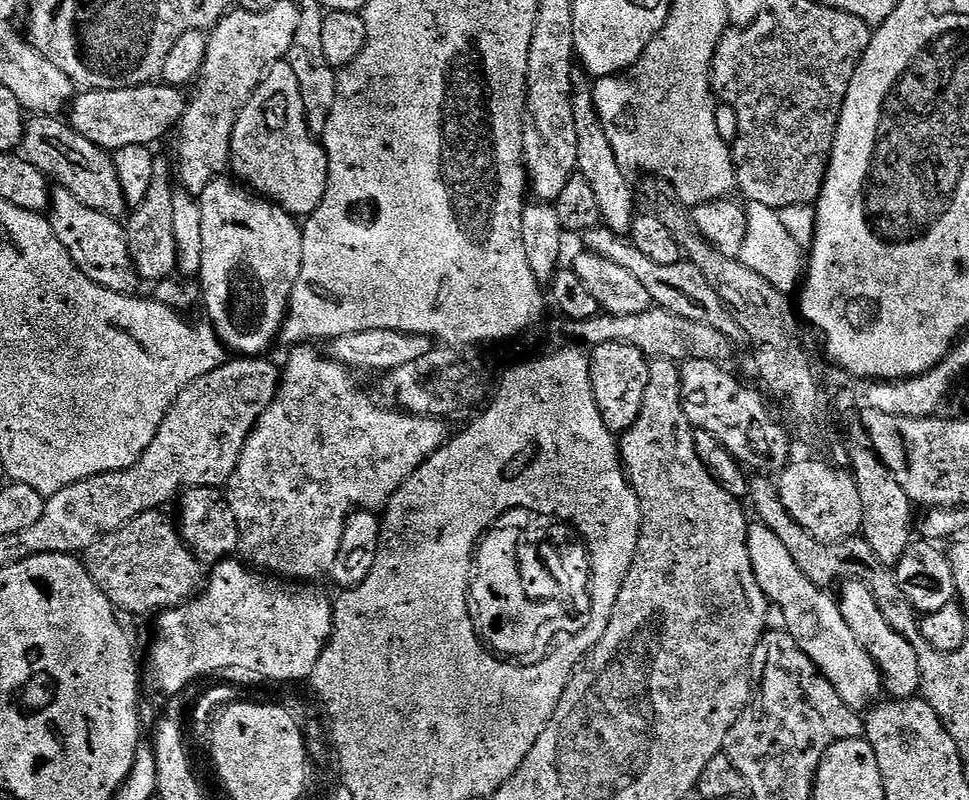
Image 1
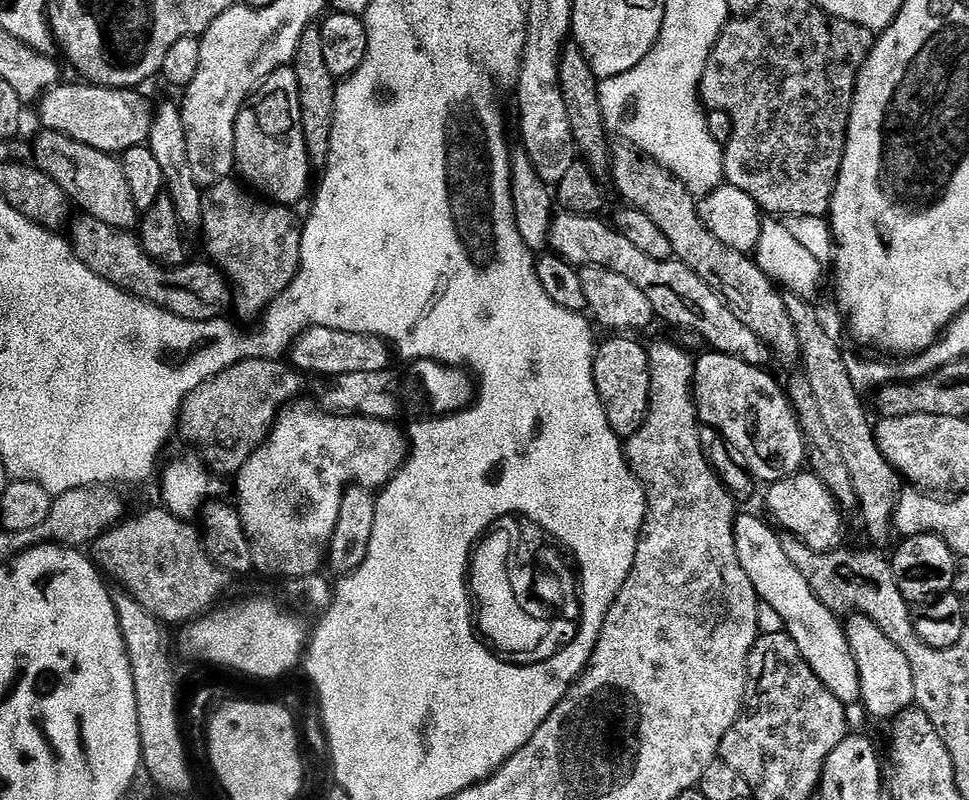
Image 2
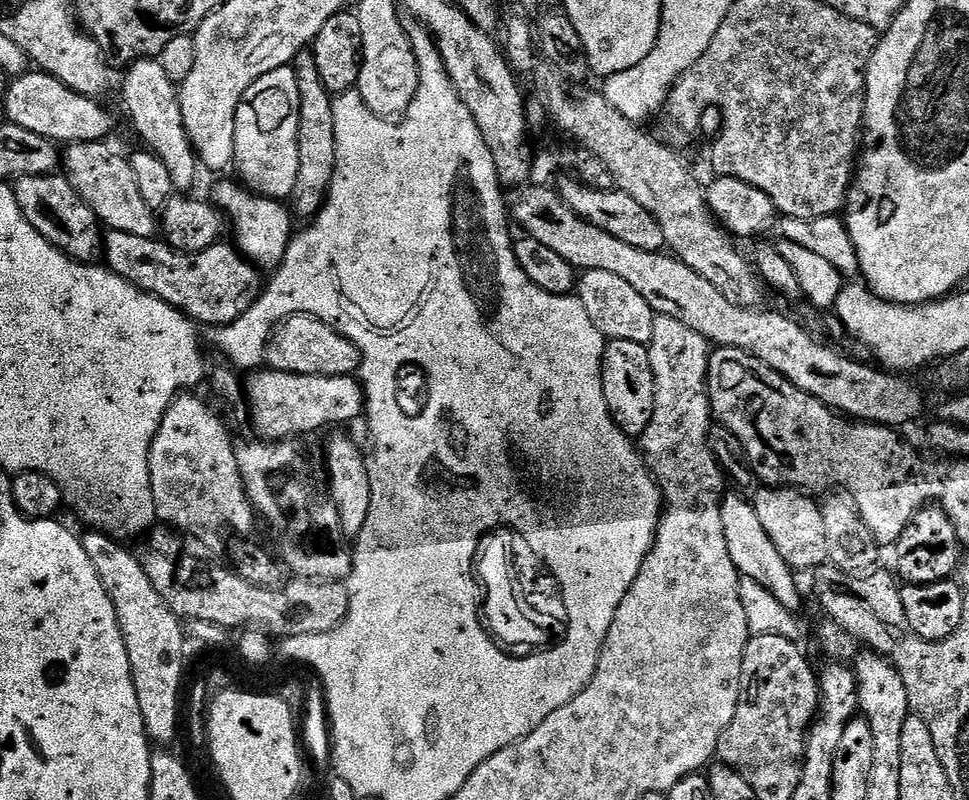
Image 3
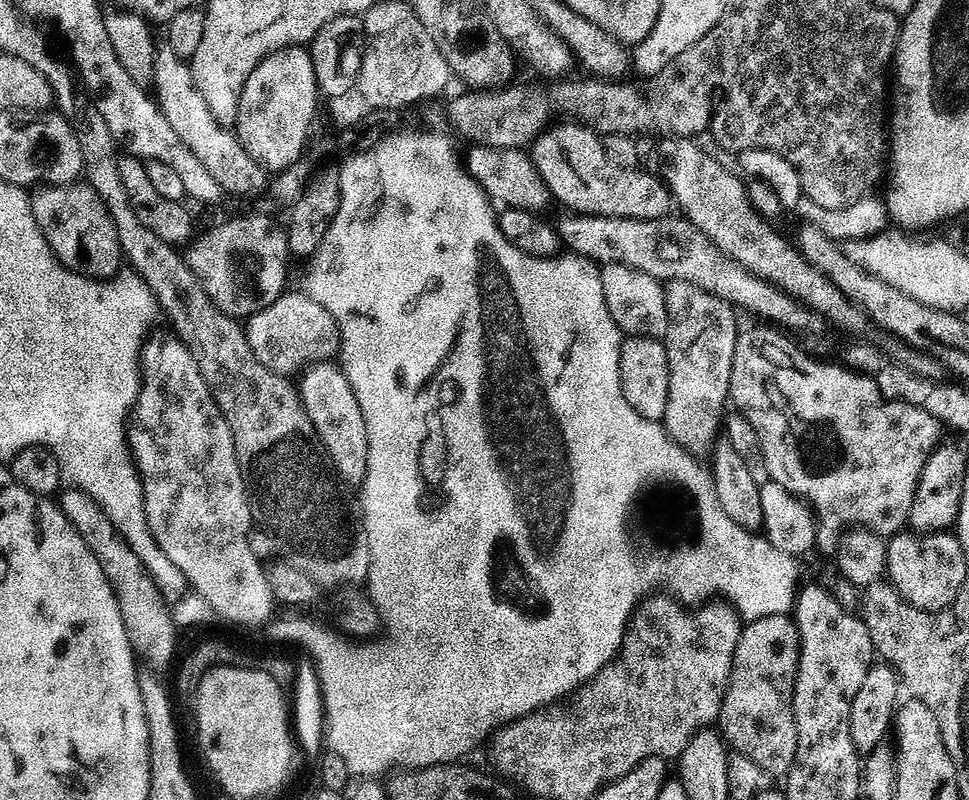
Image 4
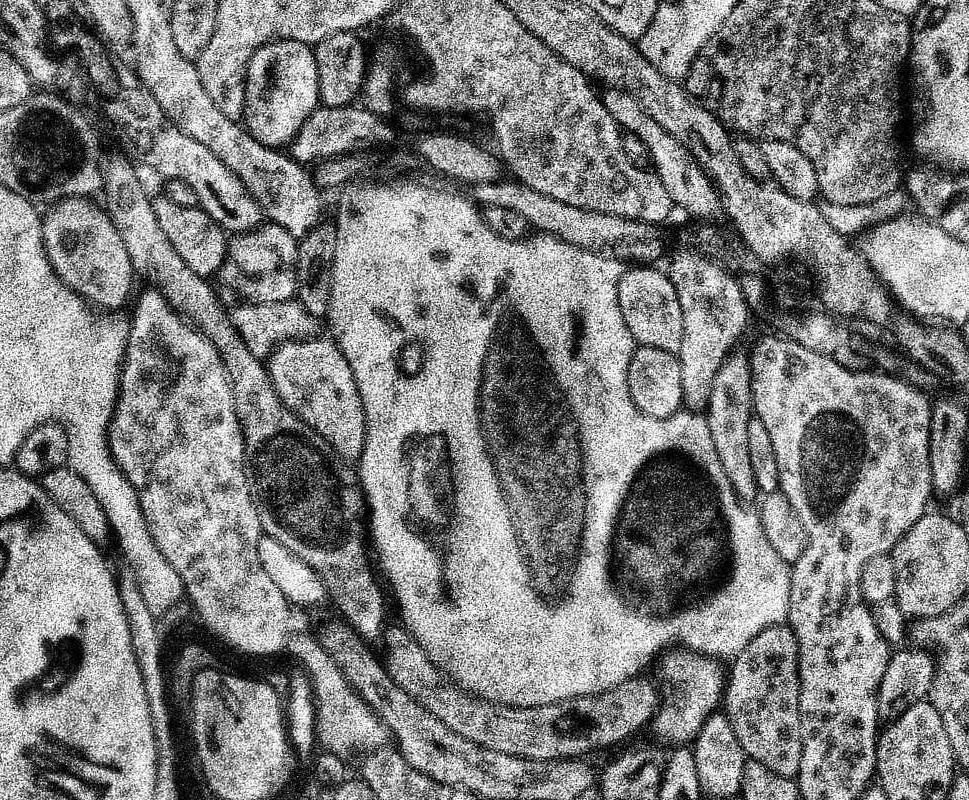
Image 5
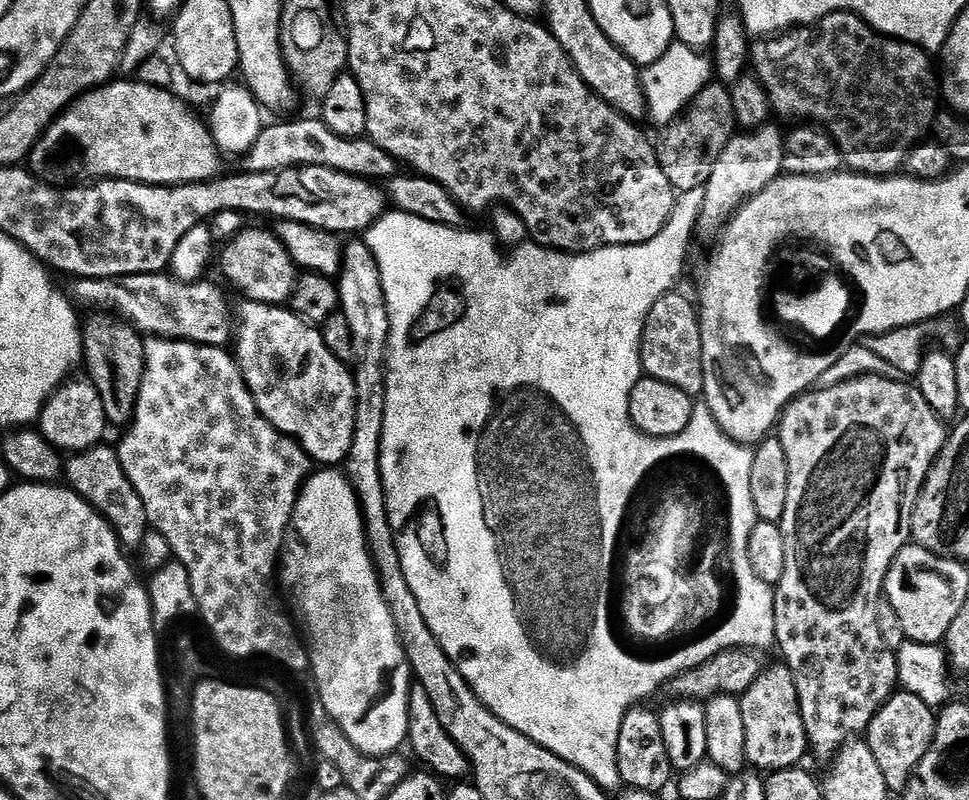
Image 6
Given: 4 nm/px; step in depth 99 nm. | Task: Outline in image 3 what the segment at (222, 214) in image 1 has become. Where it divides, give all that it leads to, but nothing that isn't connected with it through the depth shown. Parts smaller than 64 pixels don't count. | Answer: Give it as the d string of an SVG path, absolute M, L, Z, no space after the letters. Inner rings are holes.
M228 178L217 179L220 181L213 186L211 203L214 208L216 203L217 210L228 215L228 220L232 223L232 232L236 235L235 247L244 259L251 260L257 268L279 269L294 239L293 213L287 207L284 209L285 205L281 201L270 200L267 196L257 196L255 192L241 186L235 179L234 181L224 179Z

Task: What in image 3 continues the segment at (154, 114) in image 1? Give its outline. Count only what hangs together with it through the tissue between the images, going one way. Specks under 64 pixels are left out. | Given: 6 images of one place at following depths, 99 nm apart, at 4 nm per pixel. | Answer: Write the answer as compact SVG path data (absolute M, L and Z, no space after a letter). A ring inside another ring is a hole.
M31 71L13 79L8 88L8 116L13 124L22 126L34 134L53 142L90 144L103 141L112 132L112 116L91 96L83 96L70 90L58 78L47 72Z

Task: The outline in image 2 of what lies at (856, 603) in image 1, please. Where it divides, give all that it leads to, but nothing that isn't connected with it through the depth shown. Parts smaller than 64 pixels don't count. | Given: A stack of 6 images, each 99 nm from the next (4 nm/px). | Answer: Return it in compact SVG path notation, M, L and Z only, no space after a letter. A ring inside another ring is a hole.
M852 614L847 617L843 625L845 636L849 642L854 662L857 663L858 678L860 679L859 703L876 720L891 722L902 715L907 708L913 707L916 695L914 694L914 670L910 670L910 661L906 654L874 622L865 616Z

